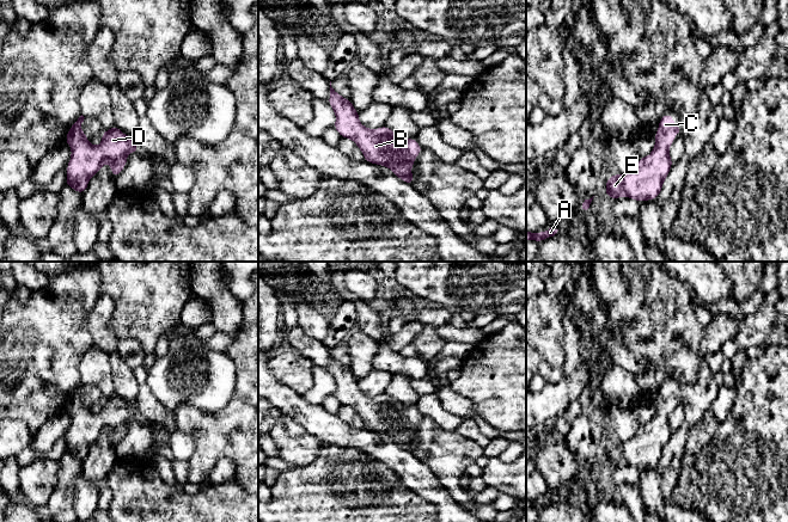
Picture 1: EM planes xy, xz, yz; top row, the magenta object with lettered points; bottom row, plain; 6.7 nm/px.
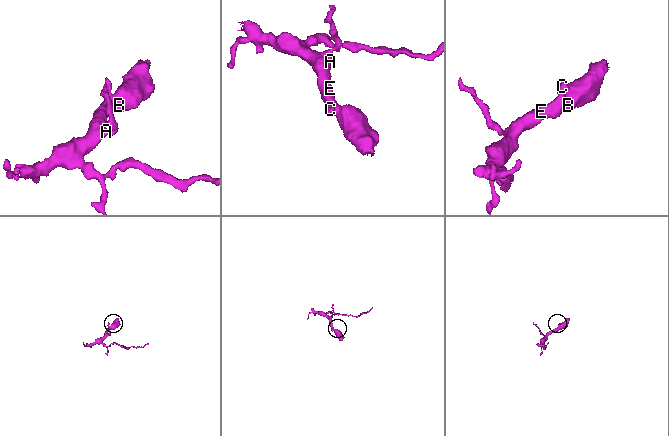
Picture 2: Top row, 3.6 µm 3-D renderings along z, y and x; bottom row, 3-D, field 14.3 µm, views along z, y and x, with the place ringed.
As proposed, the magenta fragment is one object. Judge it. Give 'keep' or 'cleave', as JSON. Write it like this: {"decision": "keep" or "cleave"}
{"decision": "keep"}

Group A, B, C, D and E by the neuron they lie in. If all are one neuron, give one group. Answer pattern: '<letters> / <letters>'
A B C D E

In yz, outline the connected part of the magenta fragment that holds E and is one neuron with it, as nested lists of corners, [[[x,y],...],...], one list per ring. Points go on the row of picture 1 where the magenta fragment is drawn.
[[[665,113],[659,122],[655,135],[655,146],[652,153],[641,158],[634,168],[623,174],[609,177],[605,192],[613,201],[621,196],[645,202],[655,199],[672,167],[670,146],[674,135],[682,134],[682,128],[674,125],[673,117]]]

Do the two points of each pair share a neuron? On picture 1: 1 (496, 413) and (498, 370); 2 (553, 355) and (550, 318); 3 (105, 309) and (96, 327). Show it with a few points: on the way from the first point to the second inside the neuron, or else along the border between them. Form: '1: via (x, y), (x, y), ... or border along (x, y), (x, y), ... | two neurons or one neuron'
1: via (500, 403), (500, 381) | one neuron
2: via (551, 345), (551, 327) | one neuron
3: via (102, 314), (101, 323) | one neuron

